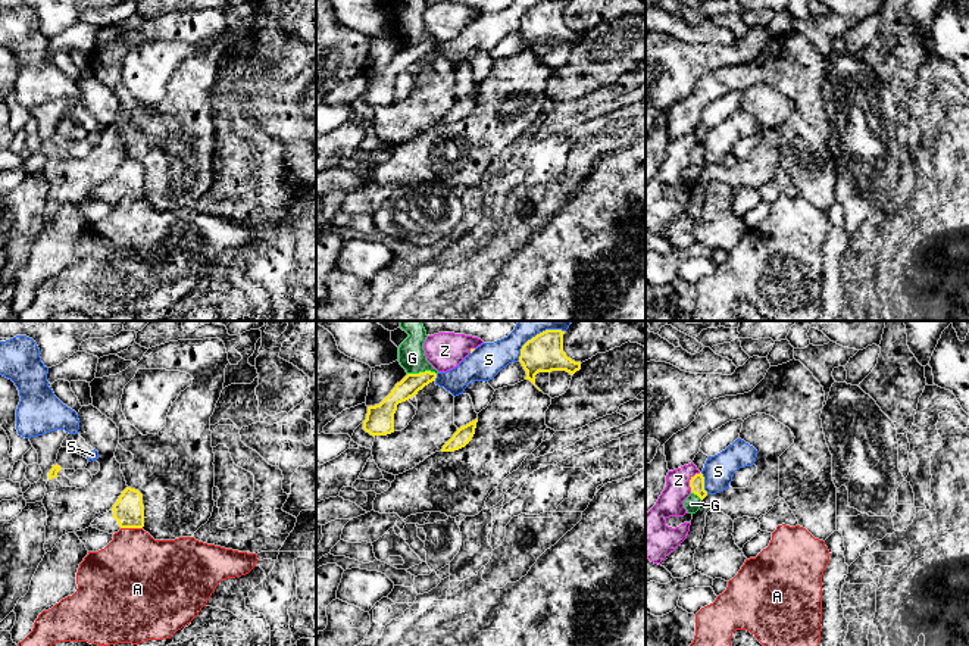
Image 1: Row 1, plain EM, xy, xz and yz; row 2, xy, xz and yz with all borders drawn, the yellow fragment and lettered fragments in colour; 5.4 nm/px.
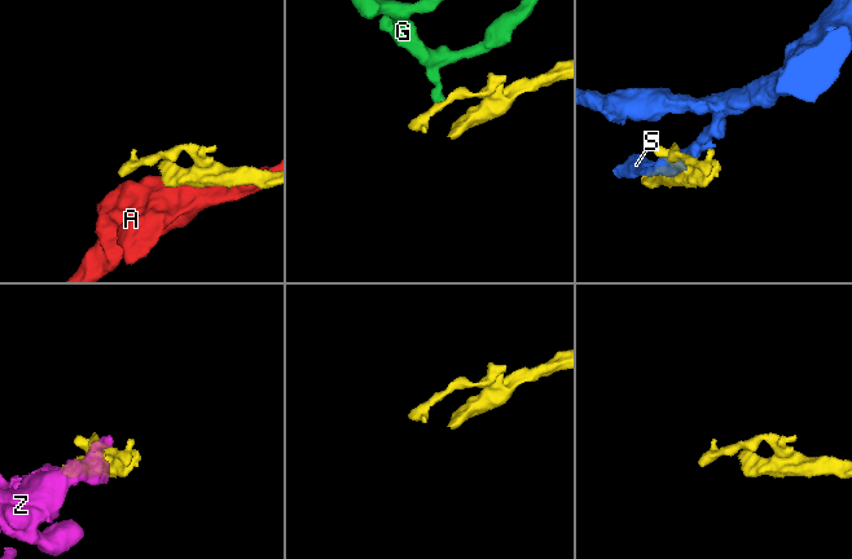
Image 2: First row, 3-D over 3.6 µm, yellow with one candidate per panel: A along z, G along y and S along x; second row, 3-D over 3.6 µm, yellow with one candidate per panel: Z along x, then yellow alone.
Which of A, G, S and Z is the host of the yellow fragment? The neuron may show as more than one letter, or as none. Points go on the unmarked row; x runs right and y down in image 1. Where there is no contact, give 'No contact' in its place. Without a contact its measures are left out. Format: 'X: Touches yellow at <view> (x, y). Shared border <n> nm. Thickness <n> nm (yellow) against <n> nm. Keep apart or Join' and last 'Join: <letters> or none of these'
A: Touches yellow at xy (131, 197). Shared border 120 nm. Thickness 170 nm (yellow) against 420 nm. Keep apart
G: Touches yellow at xz (421, 43). Shared border 160 nm. Thickness 110 nm (yellow) against 150 nm. Keep apart
S: Touches yellow at yz (703, 153). Shared border 130 nm. Thickness 80 nm (yellow) against 170 nm. Keep apart
Z: Touches yellow at yz (690, 152). Shared border 130 nm. Thickness 80 nm (yellow) against 140 nm. Keep apart
Join: none of these

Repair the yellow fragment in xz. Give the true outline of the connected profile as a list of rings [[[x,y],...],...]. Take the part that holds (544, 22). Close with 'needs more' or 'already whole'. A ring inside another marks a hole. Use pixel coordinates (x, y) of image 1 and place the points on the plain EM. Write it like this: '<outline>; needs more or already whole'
[[[546,0],[522,16],[519,32],[526,41],[525,50],[535,56],[538,43],[566,41],[573,46],[581,40],[581,32],[572,31],[563,22],[563,4],[562,0]]]; already whole

